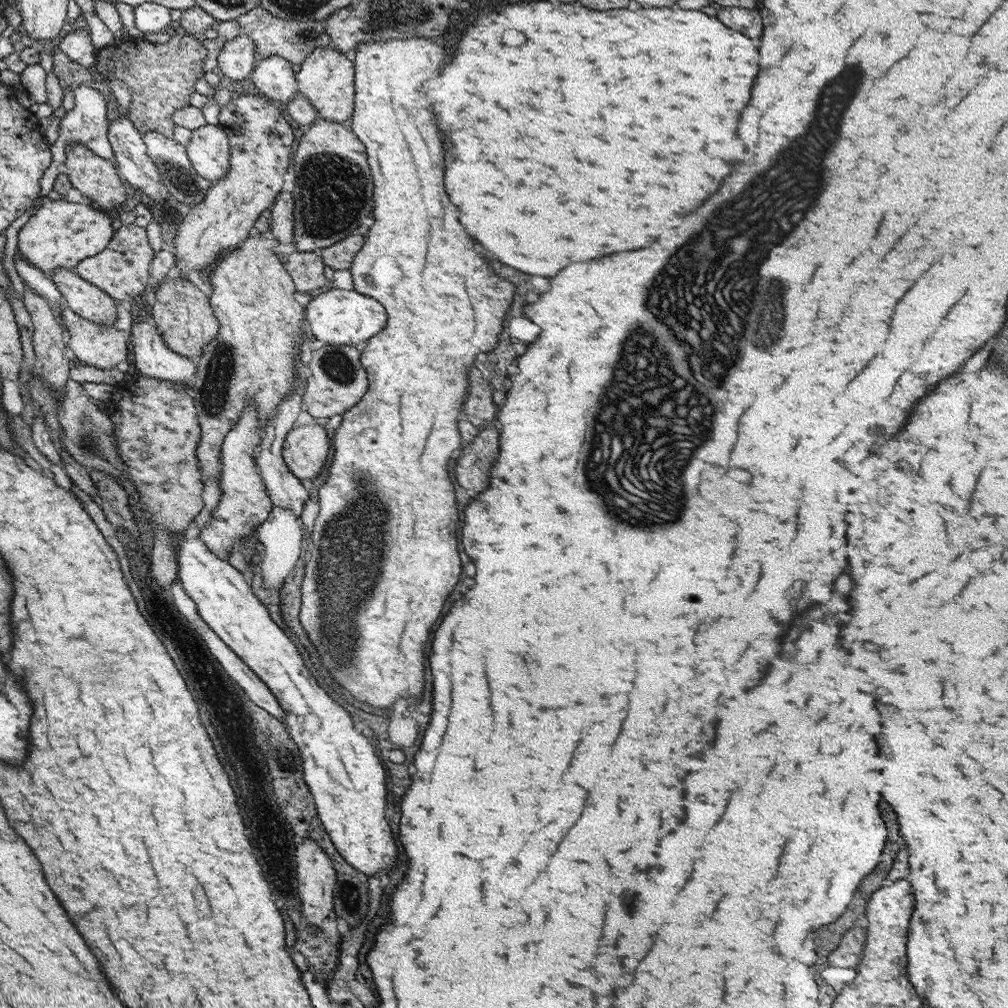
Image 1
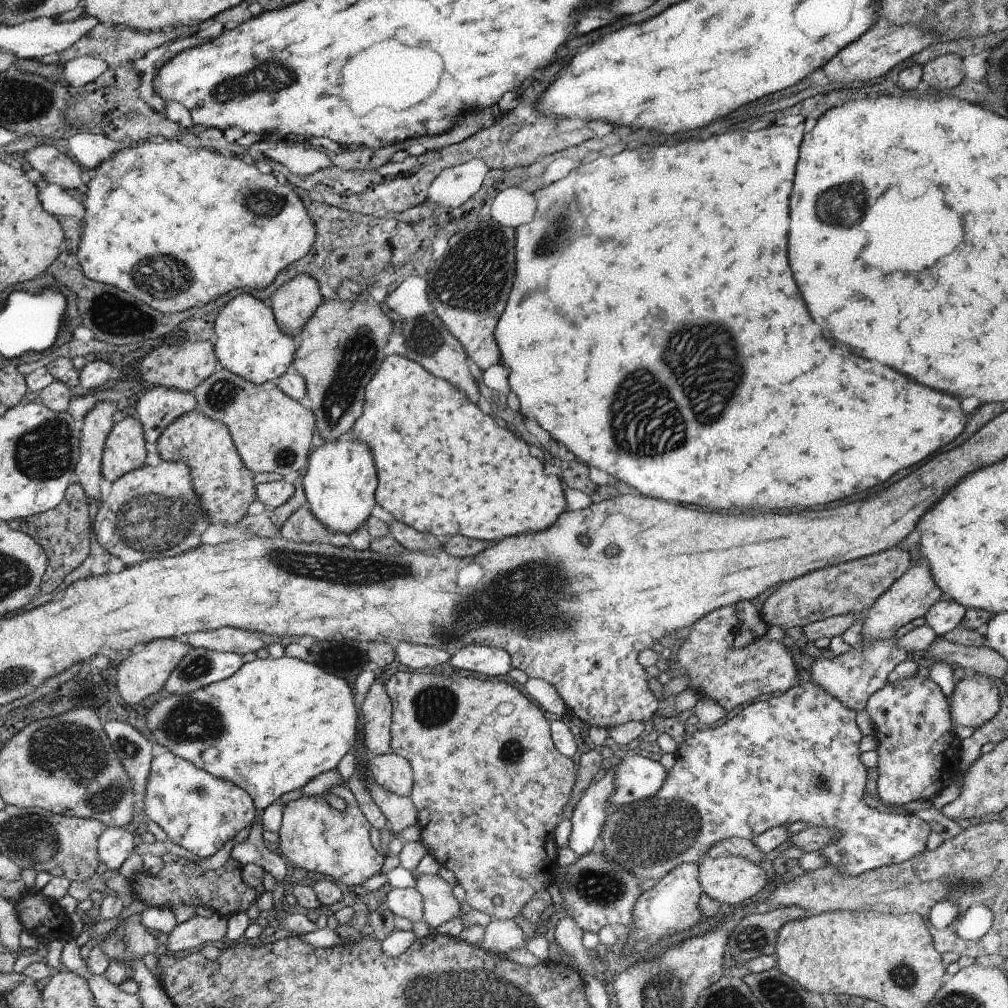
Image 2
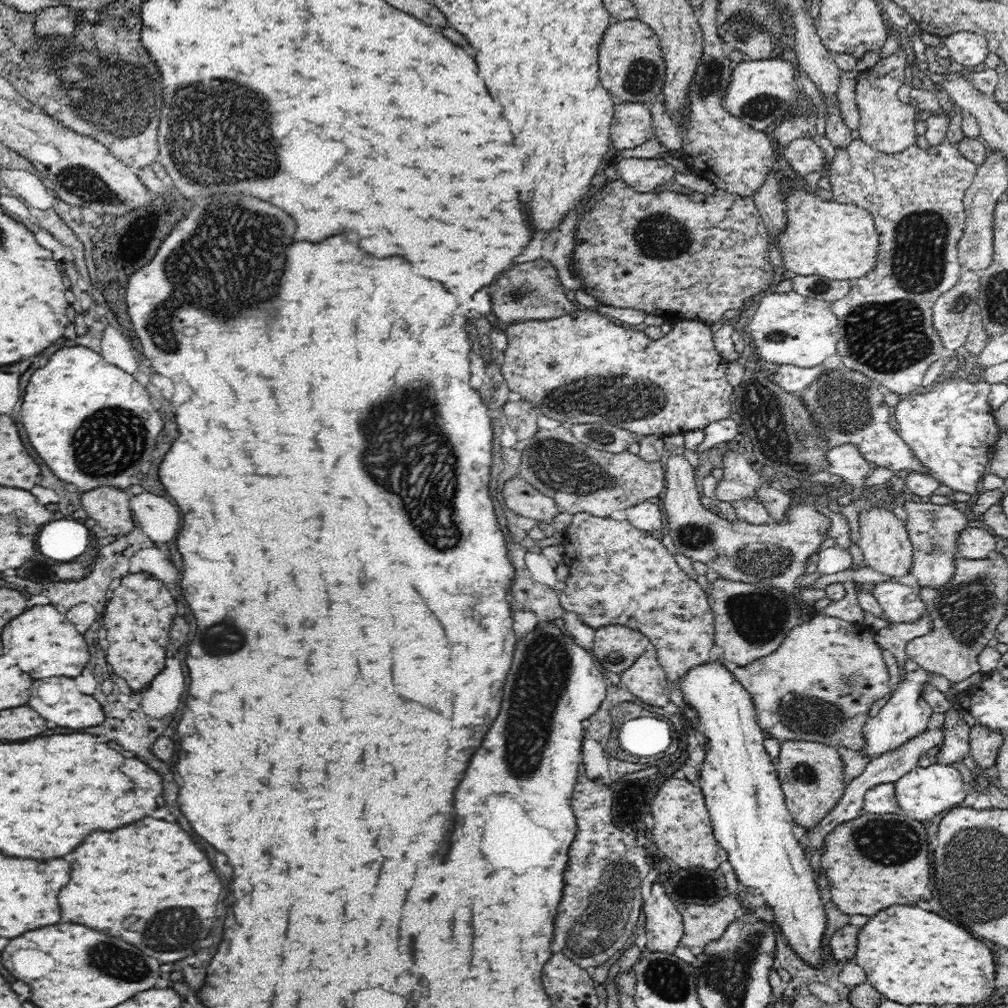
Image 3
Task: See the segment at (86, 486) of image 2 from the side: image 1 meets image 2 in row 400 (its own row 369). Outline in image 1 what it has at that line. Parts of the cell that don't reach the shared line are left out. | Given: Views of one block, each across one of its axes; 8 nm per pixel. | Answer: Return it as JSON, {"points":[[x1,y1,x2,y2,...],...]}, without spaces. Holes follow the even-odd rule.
{"points":[[119,304,117,306,117,320,113,326,105,326,105,324,95,324,89,322,81,316,77,316,71,308,61,308,61,318,65,322,65,344,69,350,71,358,77,358,81,364,85,366,95,366,95,368,121,368,125,366,125,356,127,356,127,340,131,338,131,312,129,306]]}

